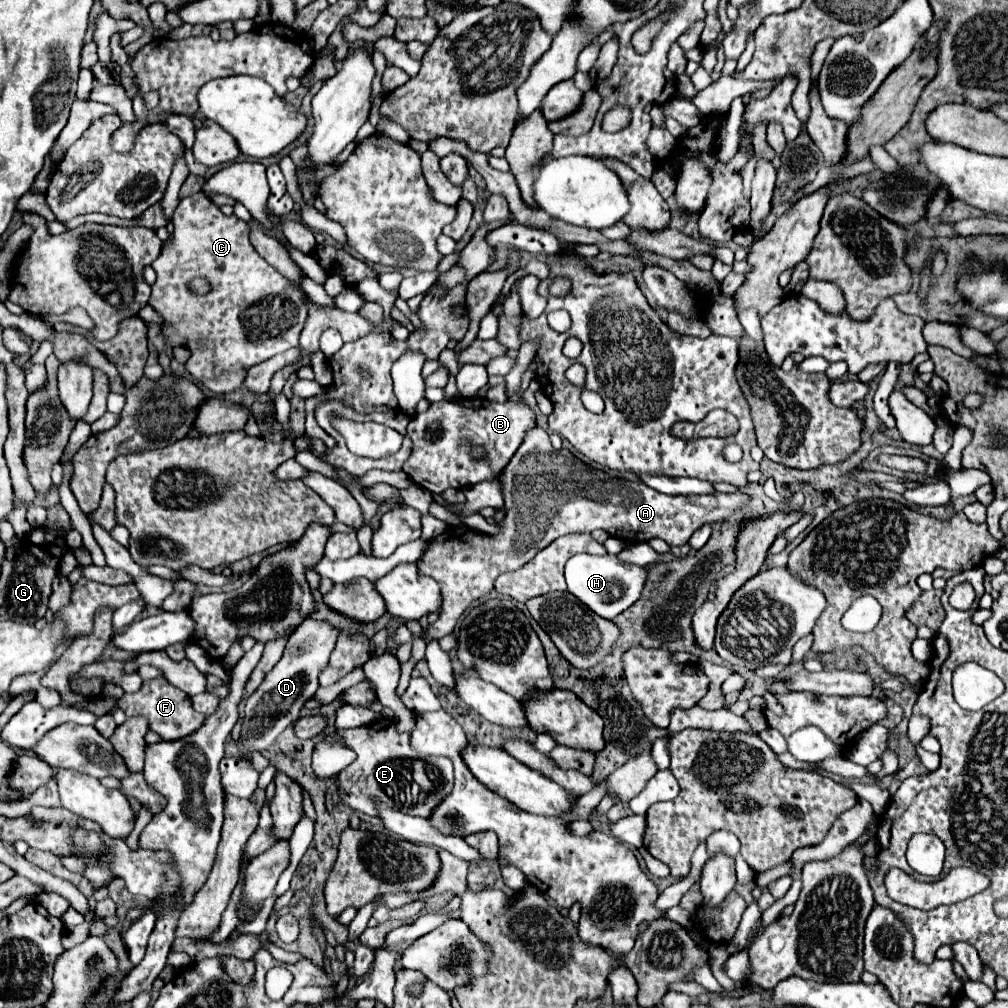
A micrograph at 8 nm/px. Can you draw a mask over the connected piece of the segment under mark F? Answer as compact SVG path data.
M158 678L158 680L144 680L140 690L134 692L134 694L124 694L116 706L130 718L130 716L144 716L146 722L148 722L148 728L152 732L156 732L162 740L166 742L172 742L172 740L180 740L180 738L186 738L190 736L192 732L196 732L204 722L206 722L206 716L196 712L192 708L192 702L190 698L178 690L176 686L168 684L168 680L164 678Z

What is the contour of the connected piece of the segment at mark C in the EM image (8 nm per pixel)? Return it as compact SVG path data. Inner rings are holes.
M198 192L188 198L182 198L180 206L174 212L174 236L164 242L162 254L152 264L158 274L158 280L152 286L150 304L166 320L162 332L172 346L190 348L192 356L186 362L186 370L212 394L228 394L234 388L240 388L244 384L248 368L298 346L298 338L308 316L302 288L298 288L276 268L272 268L252 248L248 234L250 232L246 222L236 216L224 216L214 202L210 202L202 192ZM198 276L206 278L212 286L212 290L204 296L192 294L188 290L188 282Z

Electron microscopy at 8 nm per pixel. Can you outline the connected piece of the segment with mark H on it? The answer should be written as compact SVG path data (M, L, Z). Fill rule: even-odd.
M576 554L566 564L568 592L574 594L580 602L584 602L594 614L606 620L614 620L620 612L630 608L642 596L646 578L648 578L646 568L624 562L614 554L604 554L604 556Z

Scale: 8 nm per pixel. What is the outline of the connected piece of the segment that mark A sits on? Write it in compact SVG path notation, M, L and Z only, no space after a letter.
M532 428L526 434L524 442L504 468L500 482L504 488L506 516L498 522L498 534L480 534L466 526L448 526L444 534L428 542L424 554L416 562L418 572L434 578L444 596L438 620L426 628L426 644L452 632L466 608L490 594L500 574L522 568L558 536L602 528L610 536L632 544L662 538L668 546L682 546L700 526L726 520L748 500L748 496L740 492L688 496L660 494L638 480L594 470L582 464L574 454L556 452L542 428Z

